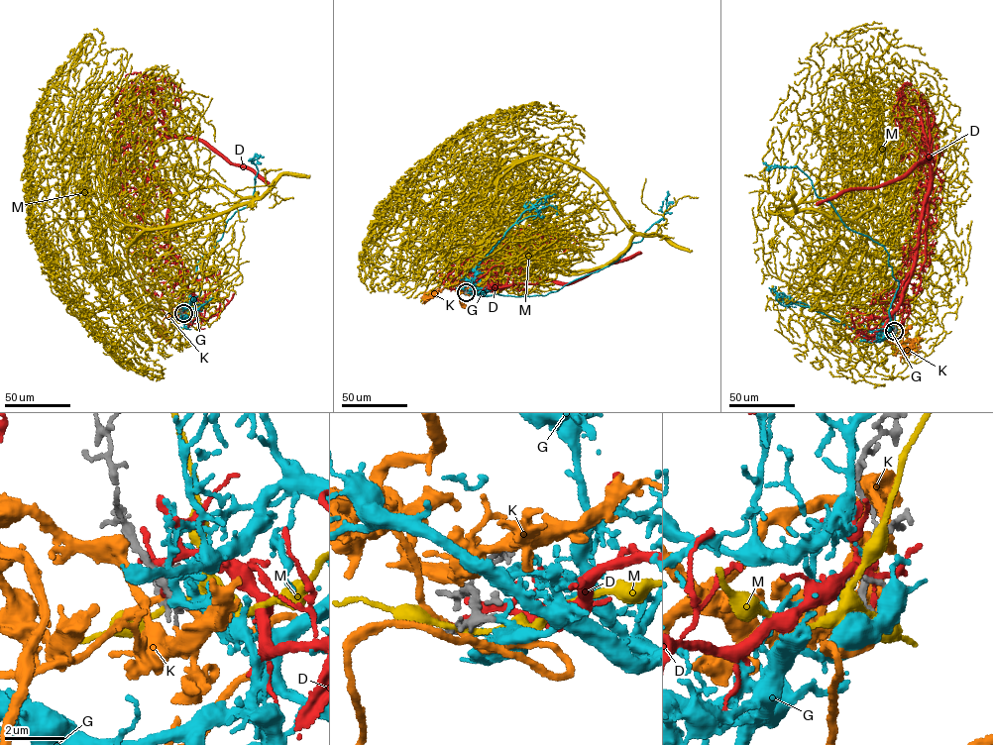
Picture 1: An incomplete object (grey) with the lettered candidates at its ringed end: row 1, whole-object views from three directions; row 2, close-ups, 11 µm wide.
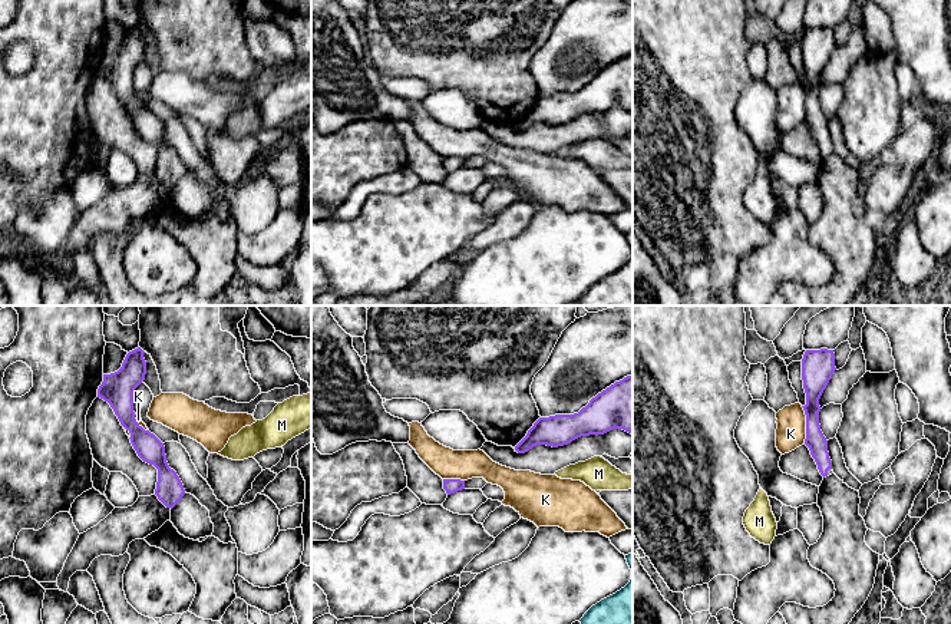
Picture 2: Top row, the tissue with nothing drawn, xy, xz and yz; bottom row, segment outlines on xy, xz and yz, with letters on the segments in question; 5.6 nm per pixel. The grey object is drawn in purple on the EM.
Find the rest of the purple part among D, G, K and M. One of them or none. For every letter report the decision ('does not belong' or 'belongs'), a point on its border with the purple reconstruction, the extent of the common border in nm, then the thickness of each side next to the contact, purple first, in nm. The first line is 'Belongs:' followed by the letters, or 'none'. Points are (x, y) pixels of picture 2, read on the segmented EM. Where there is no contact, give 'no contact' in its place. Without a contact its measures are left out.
Belongs: G
D: does not belong; no contact
G: belongs; no contact
K: does not belong; meets purple in yz at (806, 425); contact 200 nm long; 140 nm thick on the purple side, 170 nm on the other
M: does not belong; no contact

